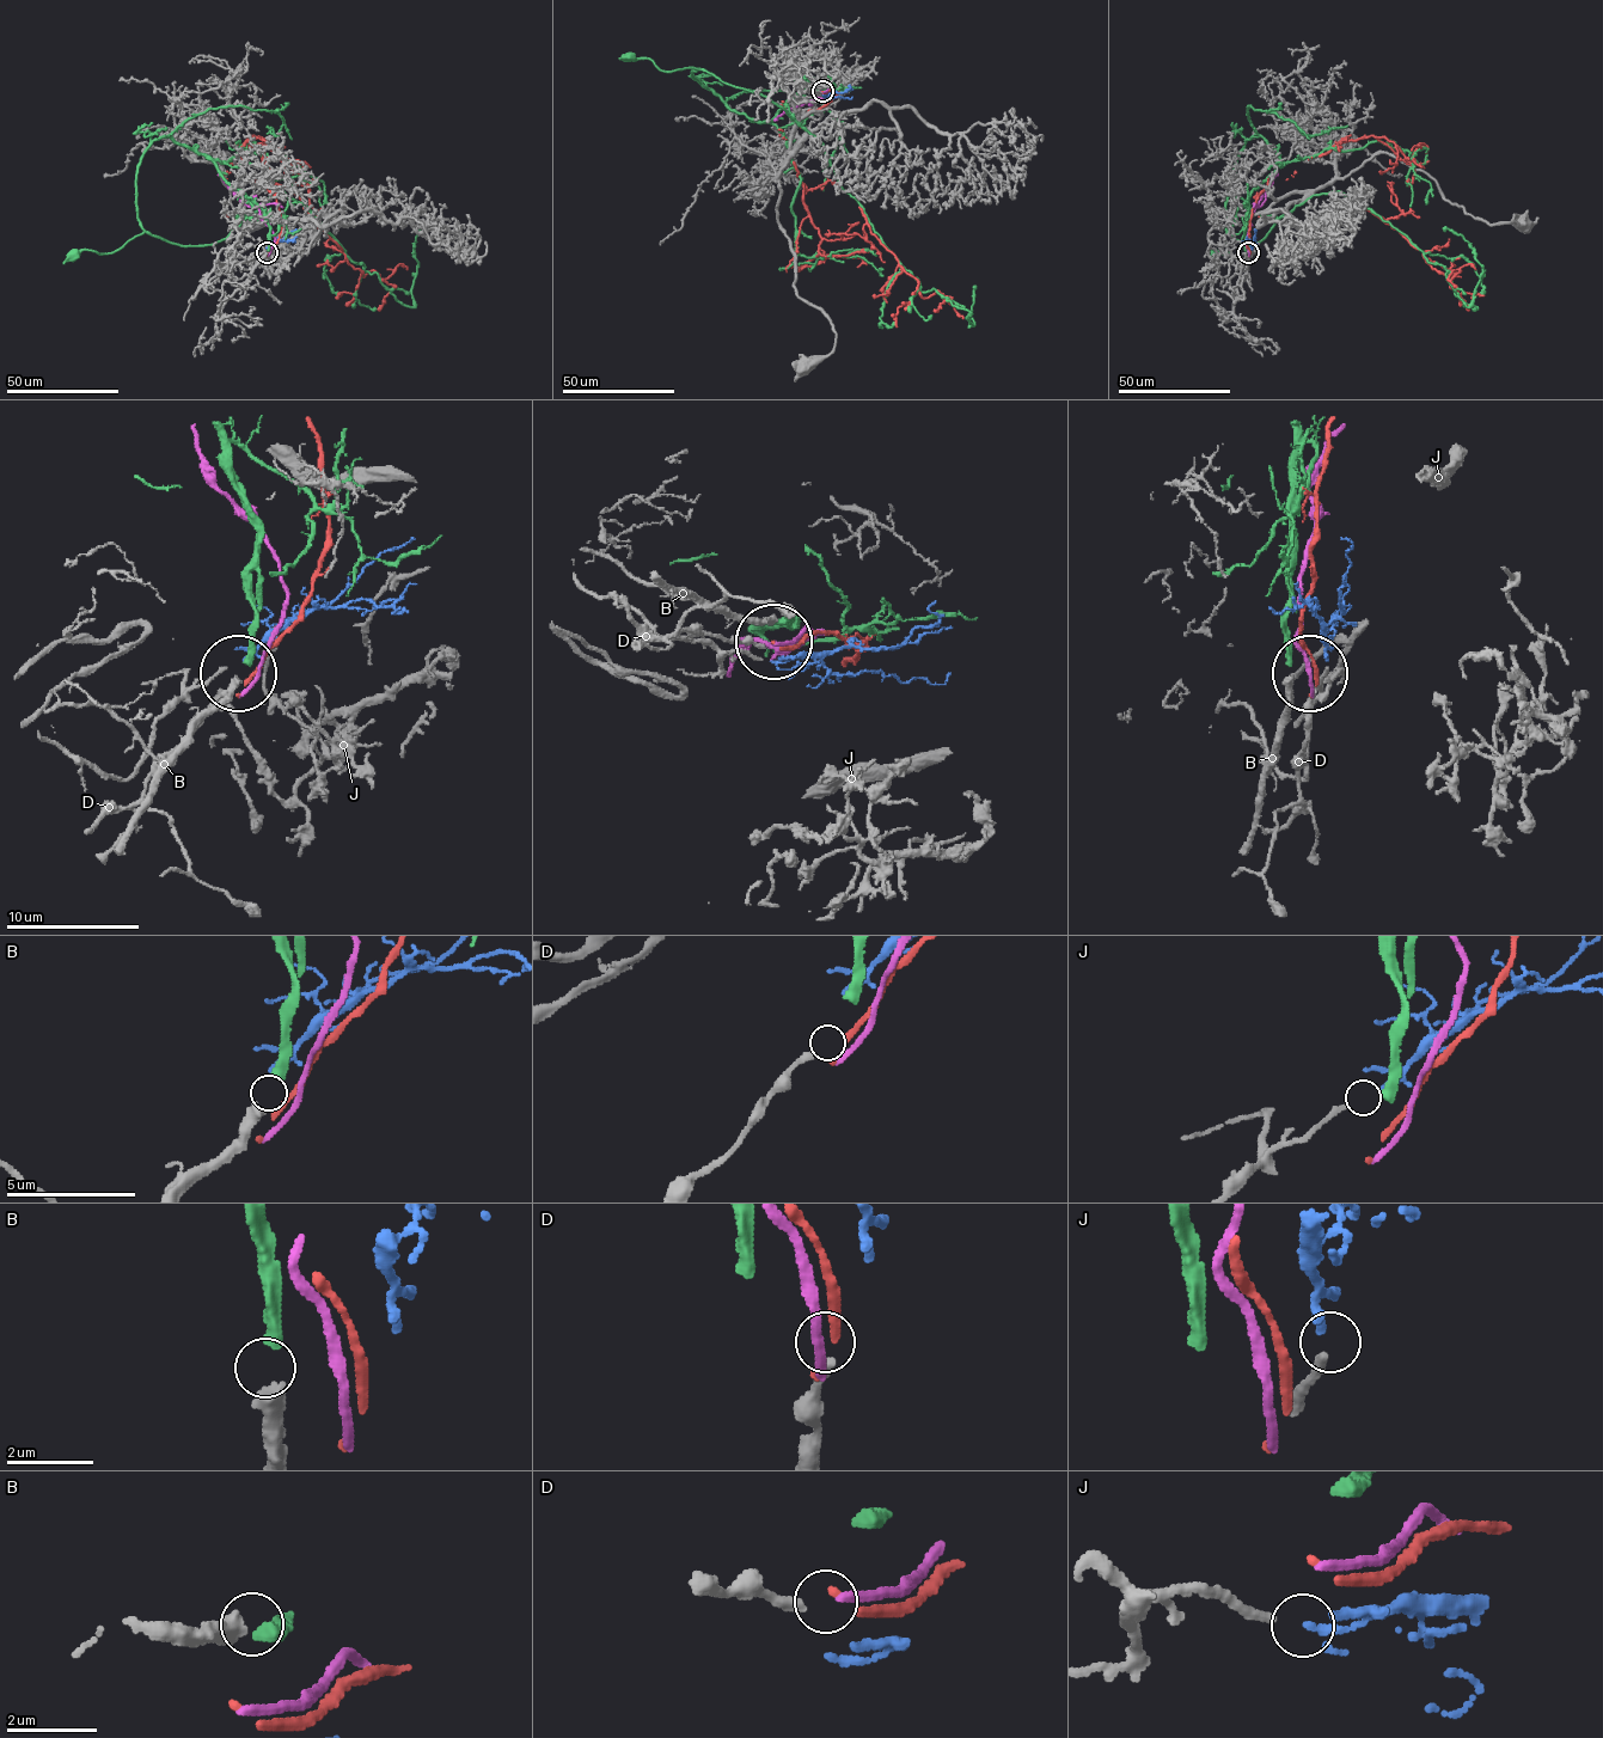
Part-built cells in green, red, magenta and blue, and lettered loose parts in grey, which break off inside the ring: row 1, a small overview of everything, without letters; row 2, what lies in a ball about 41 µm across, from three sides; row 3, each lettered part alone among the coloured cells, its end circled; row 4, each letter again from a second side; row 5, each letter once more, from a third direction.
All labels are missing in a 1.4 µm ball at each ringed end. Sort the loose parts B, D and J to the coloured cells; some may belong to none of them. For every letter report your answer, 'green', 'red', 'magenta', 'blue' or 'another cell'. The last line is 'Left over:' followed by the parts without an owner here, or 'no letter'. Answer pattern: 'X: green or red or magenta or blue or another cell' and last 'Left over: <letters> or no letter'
B: green
D: another cell
J: blue
Left over: D

